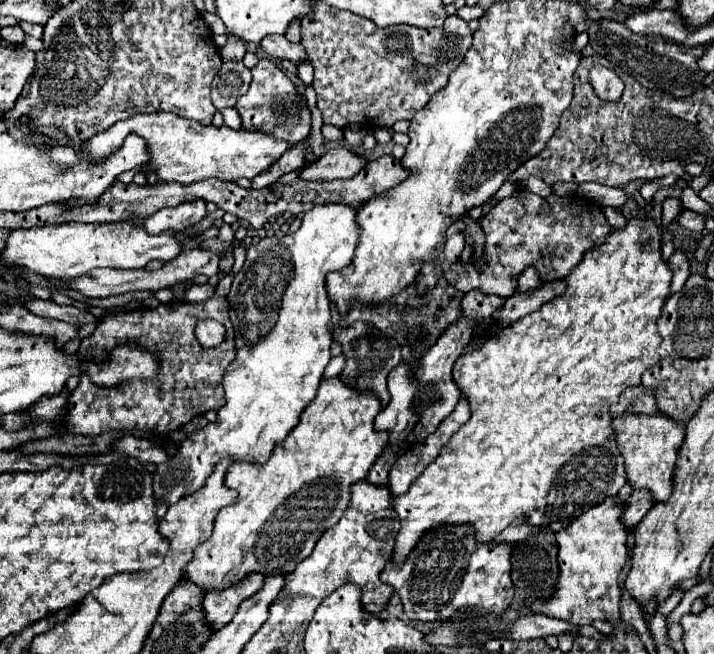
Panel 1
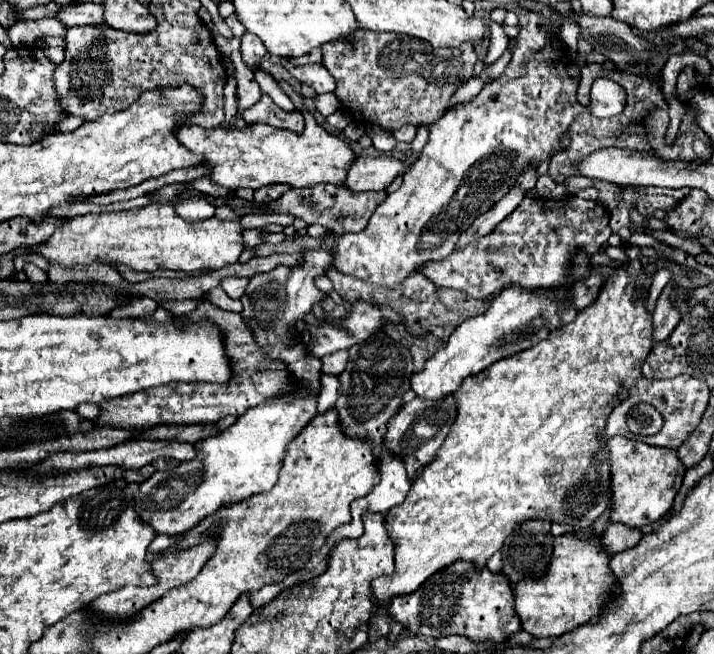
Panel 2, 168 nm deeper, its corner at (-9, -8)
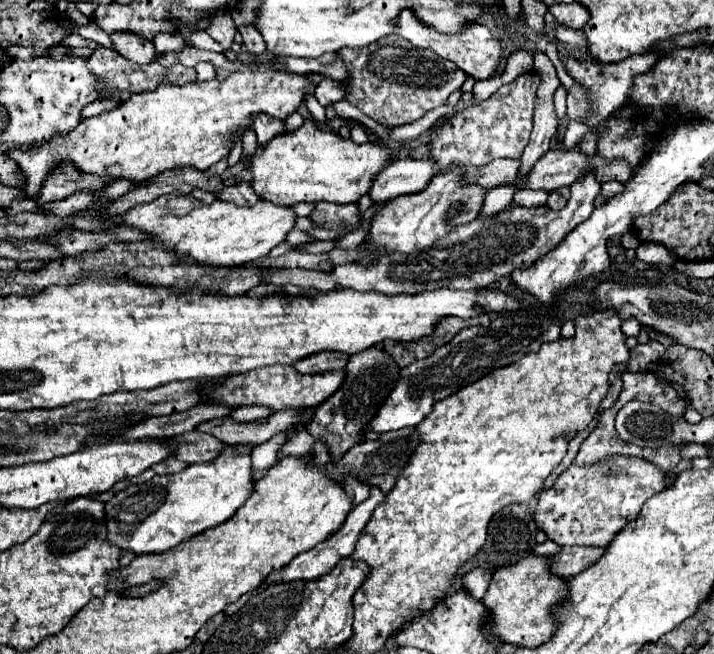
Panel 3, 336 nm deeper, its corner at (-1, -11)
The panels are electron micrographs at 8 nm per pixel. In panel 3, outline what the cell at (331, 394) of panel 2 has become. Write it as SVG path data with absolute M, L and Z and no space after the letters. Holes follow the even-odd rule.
M281 432L281 434L273 436L273 440L267 440L265 444L253 448L253 470L265 470L275 464L277 450L285 442L285 436L287 436L287 432Z

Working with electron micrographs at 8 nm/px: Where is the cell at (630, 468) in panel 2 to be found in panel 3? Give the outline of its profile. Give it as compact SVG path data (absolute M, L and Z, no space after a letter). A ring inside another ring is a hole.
M613 456L607 462L601 462L597 466L585 466L585 468L577 468L573 464L557 478L557 482L549 490L541 492L541 496L537 500L537 508L533 512L533 520L535 520L537 528L543 530L547 534L547 538L557 542L559 546L601 546L601 548L605 548L615 538L615 534L619 530L623 530L623 526L629 520L637 518L637 512L641 510L641 506L647 498L665 490L663 476L665 474L659 468L655 468L653 464L649 464L641 458Z

